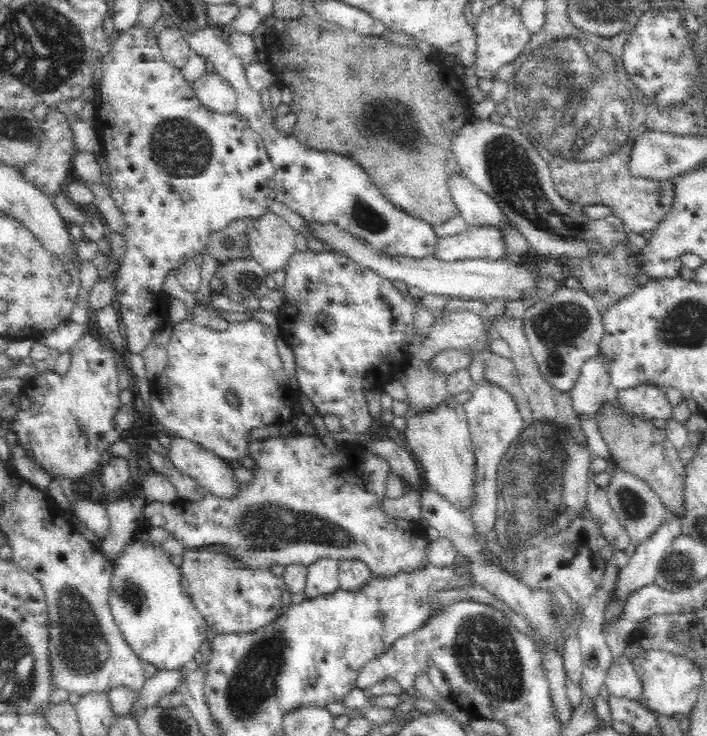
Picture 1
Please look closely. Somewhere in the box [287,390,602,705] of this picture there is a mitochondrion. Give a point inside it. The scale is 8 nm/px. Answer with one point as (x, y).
(534, 483)

